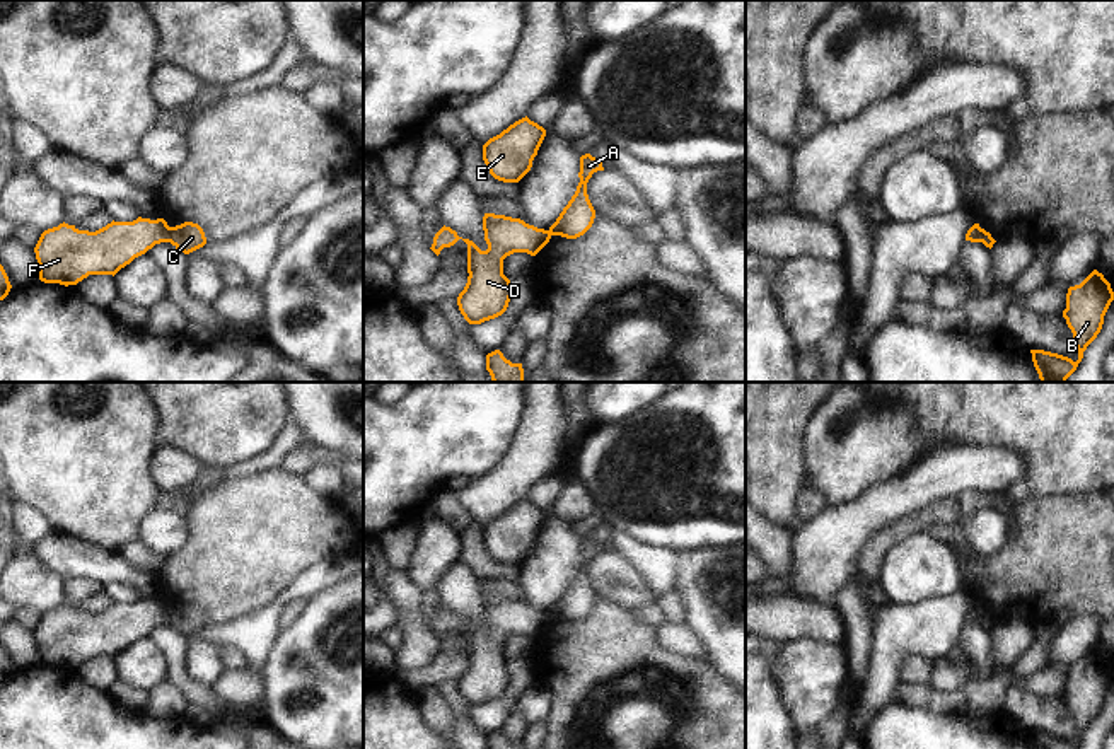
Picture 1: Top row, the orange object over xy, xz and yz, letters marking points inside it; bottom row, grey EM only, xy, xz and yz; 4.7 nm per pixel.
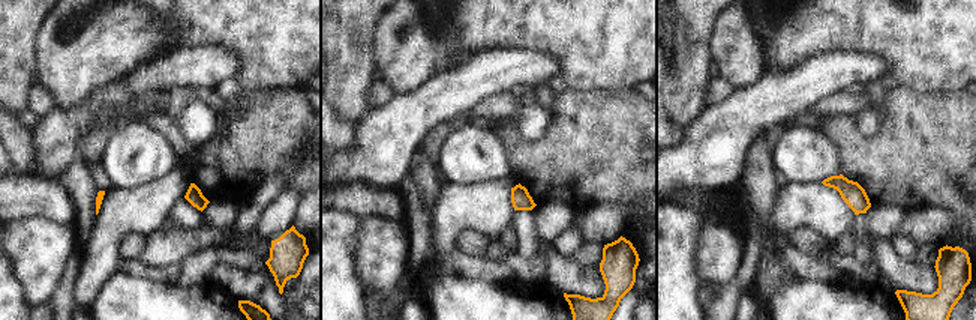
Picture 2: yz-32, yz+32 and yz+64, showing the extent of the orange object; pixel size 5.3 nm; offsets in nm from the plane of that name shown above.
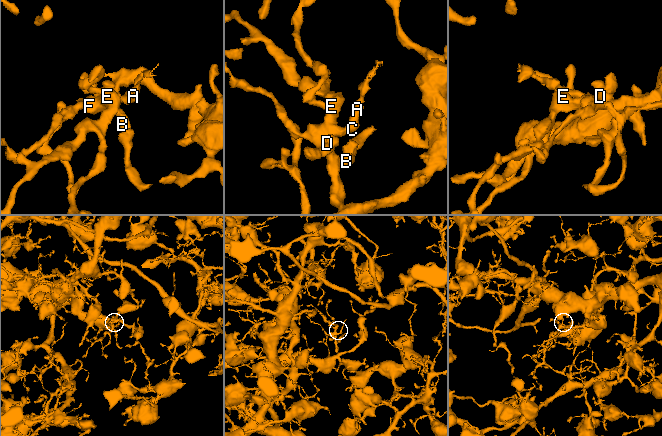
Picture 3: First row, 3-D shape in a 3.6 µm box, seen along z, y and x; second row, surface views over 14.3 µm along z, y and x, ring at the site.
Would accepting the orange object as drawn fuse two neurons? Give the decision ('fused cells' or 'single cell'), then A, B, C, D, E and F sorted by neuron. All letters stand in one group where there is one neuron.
fused cells | A C / B D E F

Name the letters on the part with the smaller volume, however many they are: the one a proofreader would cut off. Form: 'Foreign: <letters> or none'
Foreign: A, C

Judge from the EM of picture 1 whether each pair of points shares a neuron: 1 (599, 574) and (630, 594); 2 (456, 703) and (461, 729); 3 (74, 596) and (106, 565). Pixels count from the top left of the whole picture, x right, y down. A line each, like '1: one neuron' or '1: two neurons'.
1: one neuron
2: one neuron
3: two neurons

